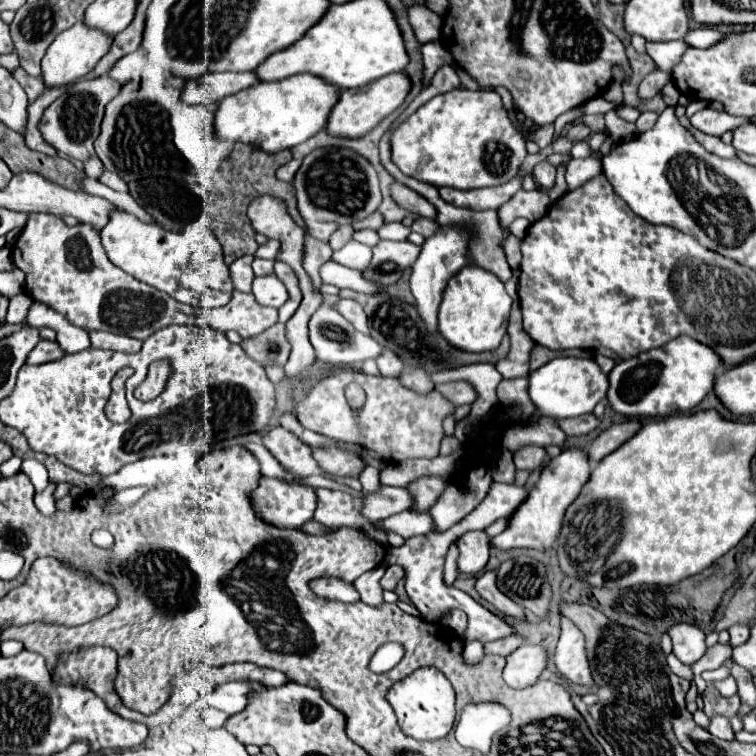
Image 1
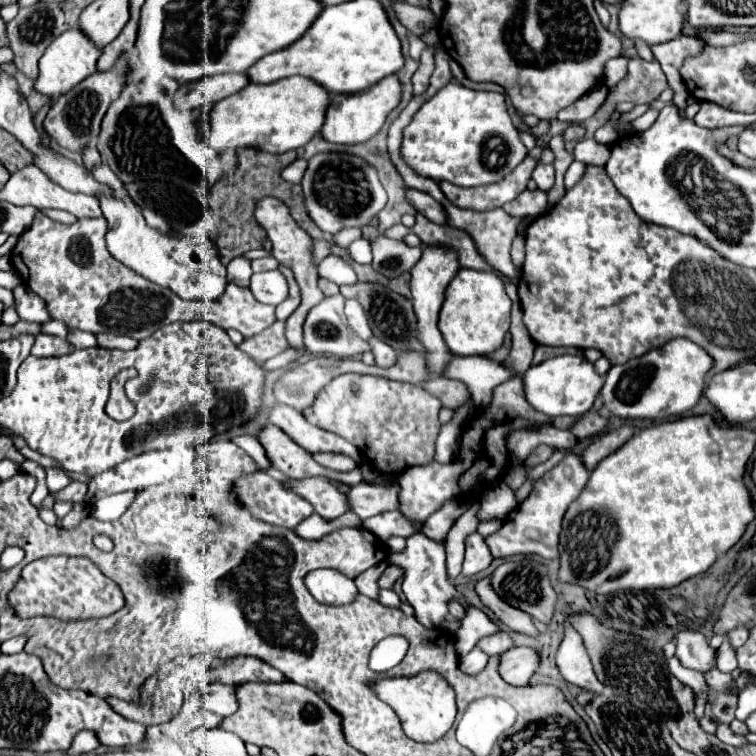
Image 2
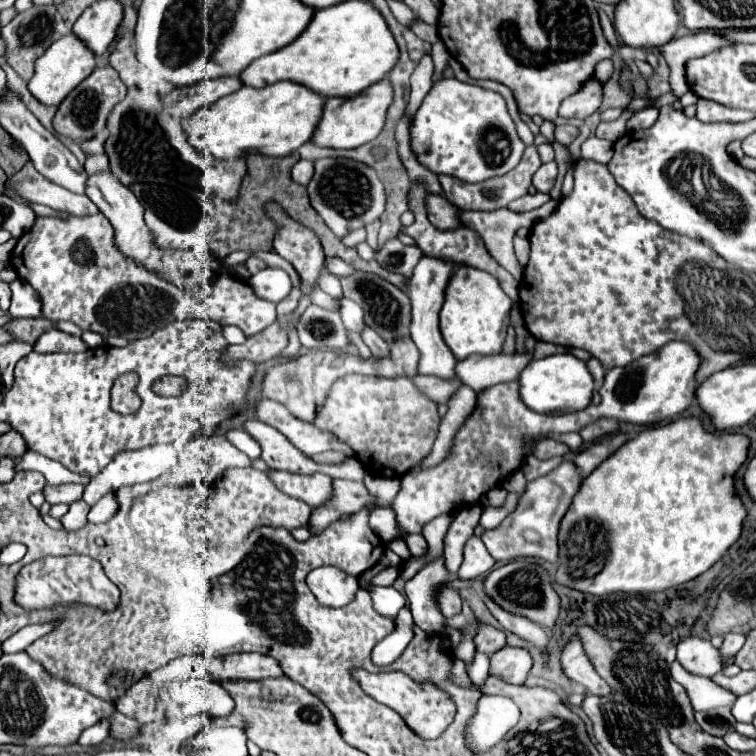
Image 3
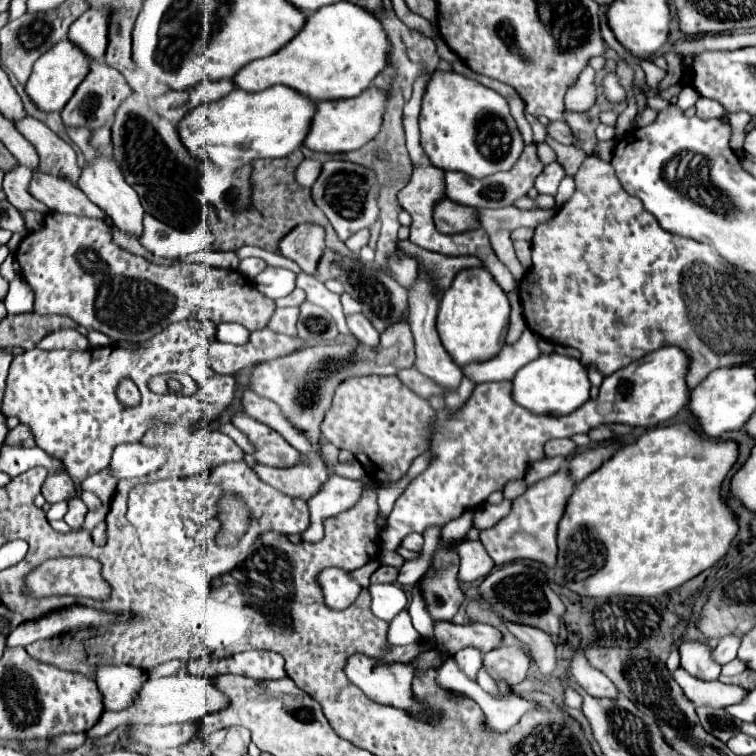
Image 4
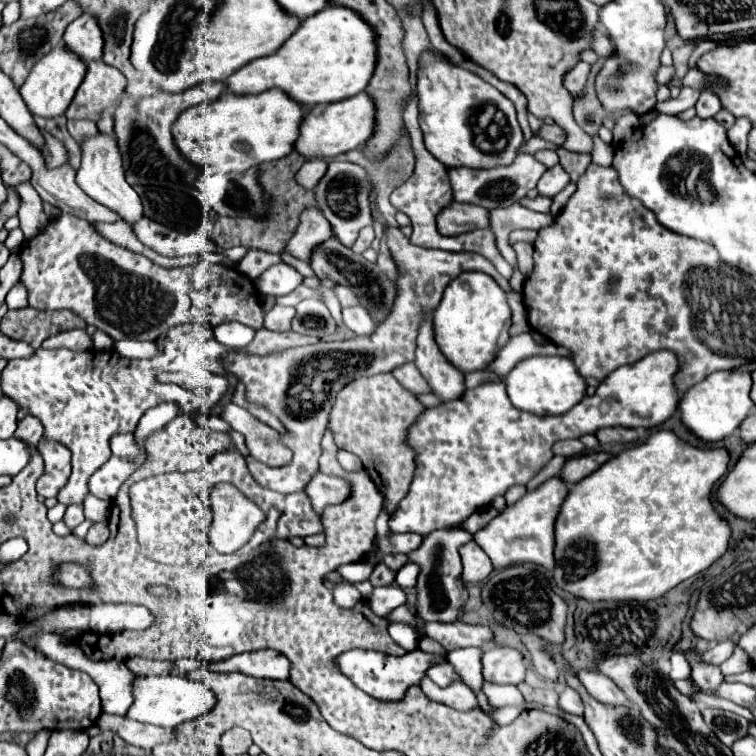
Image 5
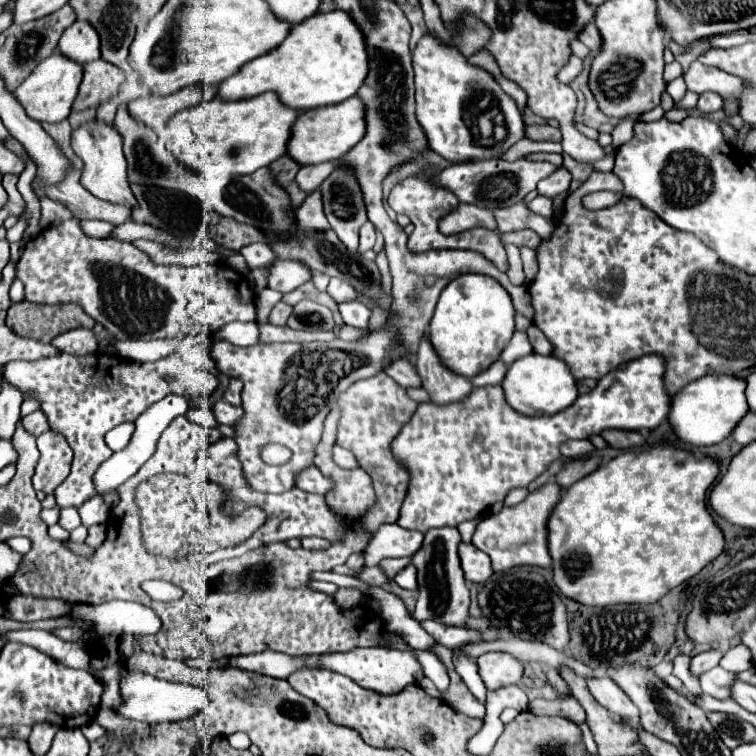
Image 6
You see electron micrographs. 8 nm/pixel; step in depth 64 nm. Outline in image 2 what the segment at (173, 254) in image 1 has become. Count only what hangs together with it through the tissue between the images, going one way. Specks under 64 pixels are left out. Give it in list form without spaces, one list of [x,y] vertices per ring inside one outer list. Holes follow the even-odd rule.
[[[98,196],[102,204],[104,218],[108,220],[108,232],[106,232],[106,246],[108,252],[126,268],[132,268],[138,276],[144,276],[146,280],[152,280],[154,284],[160,284],[182,300],[218,300],[224,294],[224,288],[228,286],[226,280],[226,266],[220,262],[220,254],[216,252],[216,244],[208,236],[196,238],[196,236],[170,236],[156,228],[150,228],[140,208],[132,202]]]

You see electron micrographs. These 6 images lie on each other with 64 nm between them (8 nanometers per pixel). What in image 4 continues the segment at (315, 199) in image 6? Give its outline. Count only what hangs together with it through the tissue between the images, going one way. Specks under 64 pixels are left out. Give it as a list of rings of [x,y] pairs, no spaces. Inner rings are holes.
[[[300,224],[292,228],[278,246],[278,252],[294,260],[306,274],[314,274],[324,254],[324,228],[316,224]]]

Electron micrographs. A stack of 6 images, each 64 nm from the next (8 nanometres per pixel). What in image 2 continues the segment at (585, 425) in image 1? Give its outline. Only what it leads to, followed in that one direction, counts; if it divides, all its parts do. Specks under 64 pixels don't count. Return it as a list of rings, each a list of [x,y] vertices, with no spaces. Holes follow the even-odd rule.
[[[586,412],[586,414],[582,414],[582,418],[576,424],[572,424],[570,432],[582,440],[582,438],[588,438],[592,434],[600,434],[604,430],[606,422],[608,420],[604,416],[596,414],[596,412]]]

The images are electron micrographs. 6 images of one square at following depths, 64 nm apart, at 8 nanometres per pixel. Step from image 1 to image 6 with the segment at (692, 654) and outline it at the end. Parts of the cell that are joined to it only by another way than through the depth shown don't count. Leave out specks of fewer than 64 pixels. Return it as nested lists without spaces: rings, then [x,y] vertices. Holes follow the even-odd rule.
[[[720,666],[704,672],[698,676],[700,680],[700,686],[704,690],[704,694],[708,696],[714,696],[718,700],[724,700],[724,698],[730,698],[730,686],[734,682],[734,674],[722,670]]]

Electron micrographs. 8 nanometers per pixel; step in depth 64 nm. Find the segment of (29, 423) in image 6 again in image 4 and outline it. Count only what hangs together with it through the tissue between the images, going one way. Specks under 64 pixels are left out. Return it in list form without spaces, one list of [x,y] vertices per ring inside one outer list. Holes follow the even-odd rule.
[[[18,424],[14,430],[8,432],[4,444],[24,444],[24,448],[30,448],[30,446],[34,446],[34,438],[26,426]]]

